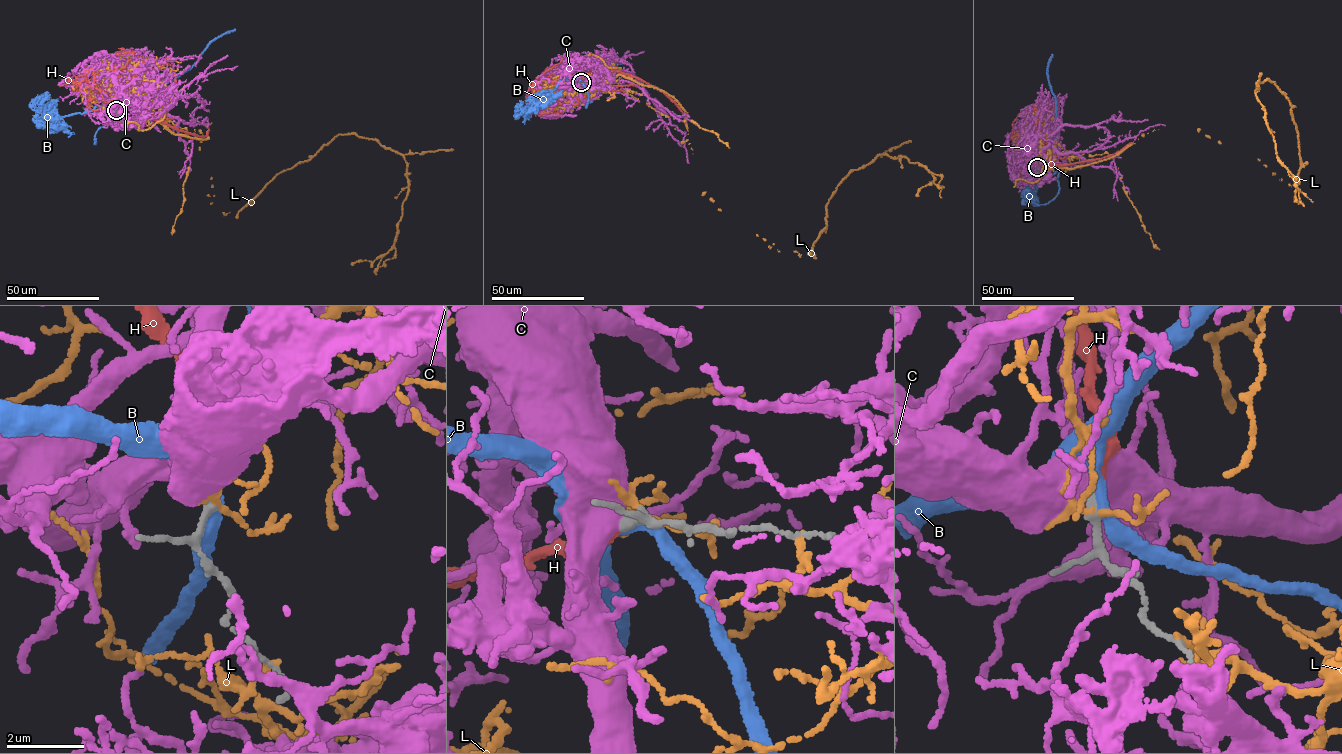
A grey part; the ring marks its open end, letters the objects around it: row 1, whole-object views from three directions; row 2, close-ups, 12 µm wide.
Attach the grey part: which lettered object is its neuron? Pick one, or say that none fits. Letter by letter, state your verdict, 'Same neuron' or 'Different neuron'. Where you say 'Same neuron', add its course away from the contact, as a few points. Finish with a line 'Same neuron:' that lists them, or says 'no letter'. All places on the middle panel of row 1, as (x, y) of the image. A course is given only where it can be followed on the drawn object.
B: Different neuron
C: Different neuron
H: Same neuron. Its course: (581, 83), (571, 88), (580, 92), (588, 89), (613, 70), (638, 77), (676, 103), (687, 129)
L: Different neuron
Same neuron: H

